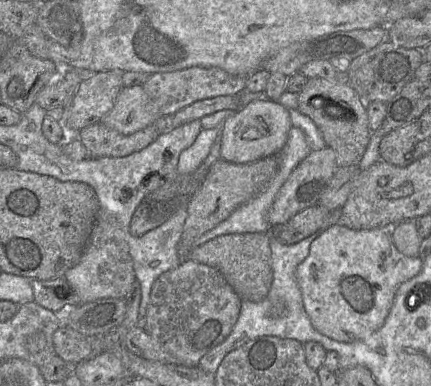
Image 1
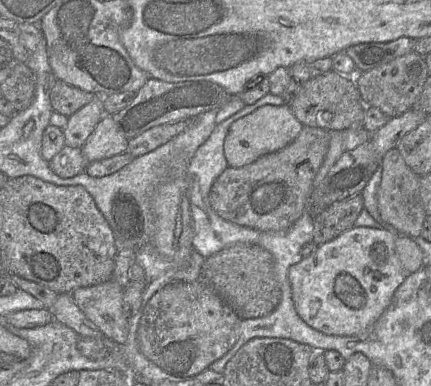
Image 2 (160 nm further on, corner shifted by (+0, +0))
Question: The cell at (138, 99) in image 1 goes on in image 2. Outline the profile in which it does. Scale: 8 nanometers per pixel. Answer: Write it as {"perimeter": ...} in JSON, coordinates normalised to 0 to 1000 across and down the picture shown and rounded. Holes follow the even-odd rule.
{"perimeter":[[[241,293],[188,386],[204,425],[292,394],[297,368],[276,345],[262,298]]]}

